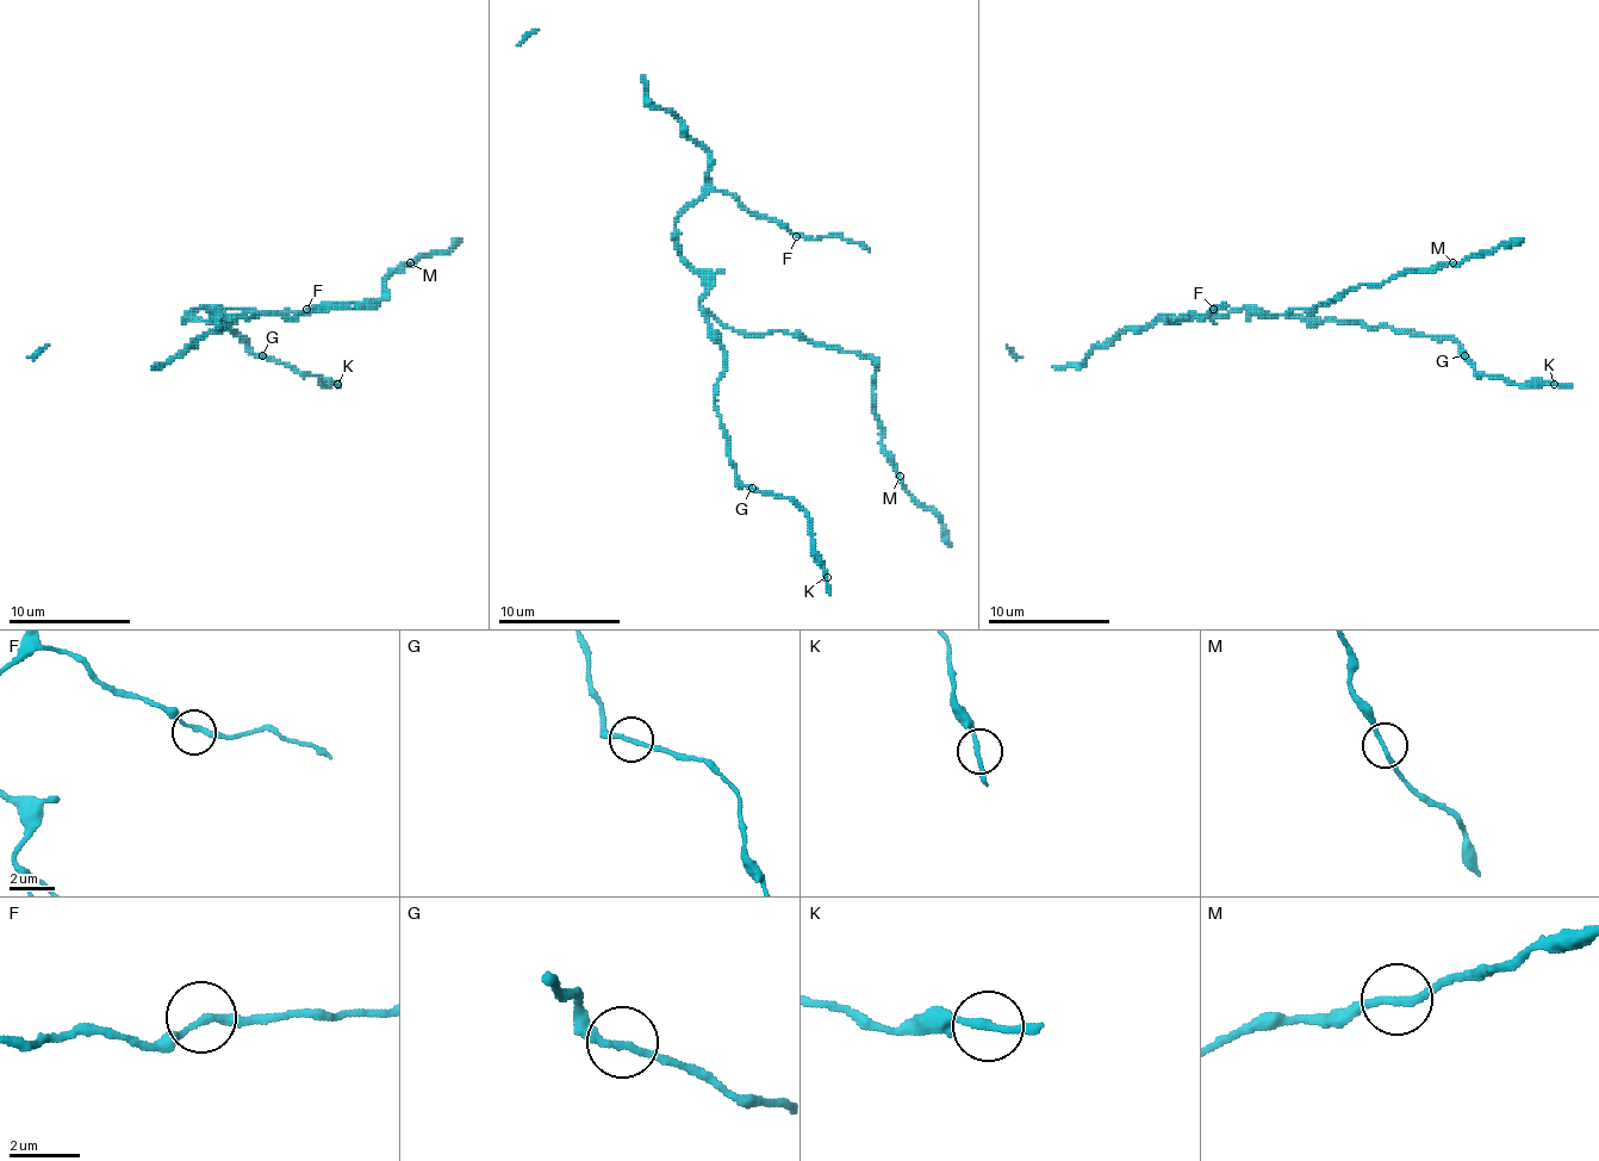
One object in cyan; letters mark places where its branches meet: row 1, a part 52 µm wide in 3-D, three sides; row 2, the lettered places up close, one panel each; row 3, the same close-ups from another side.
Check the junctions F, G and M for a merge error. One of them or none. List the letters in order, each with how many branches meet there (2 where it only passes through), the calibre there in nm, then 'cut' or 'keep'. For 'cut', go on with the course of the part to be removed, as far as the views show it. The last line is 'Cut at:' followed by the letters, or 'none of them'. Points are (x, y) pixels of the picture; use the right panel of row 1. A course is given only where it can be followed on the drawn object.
F: 2 branches meet; 200 nm thick; keep
G: 2 branches meet; 200 nm thick; keep
M: 2 branches meet; 200 nm thick; keep
Cut at: none of them

